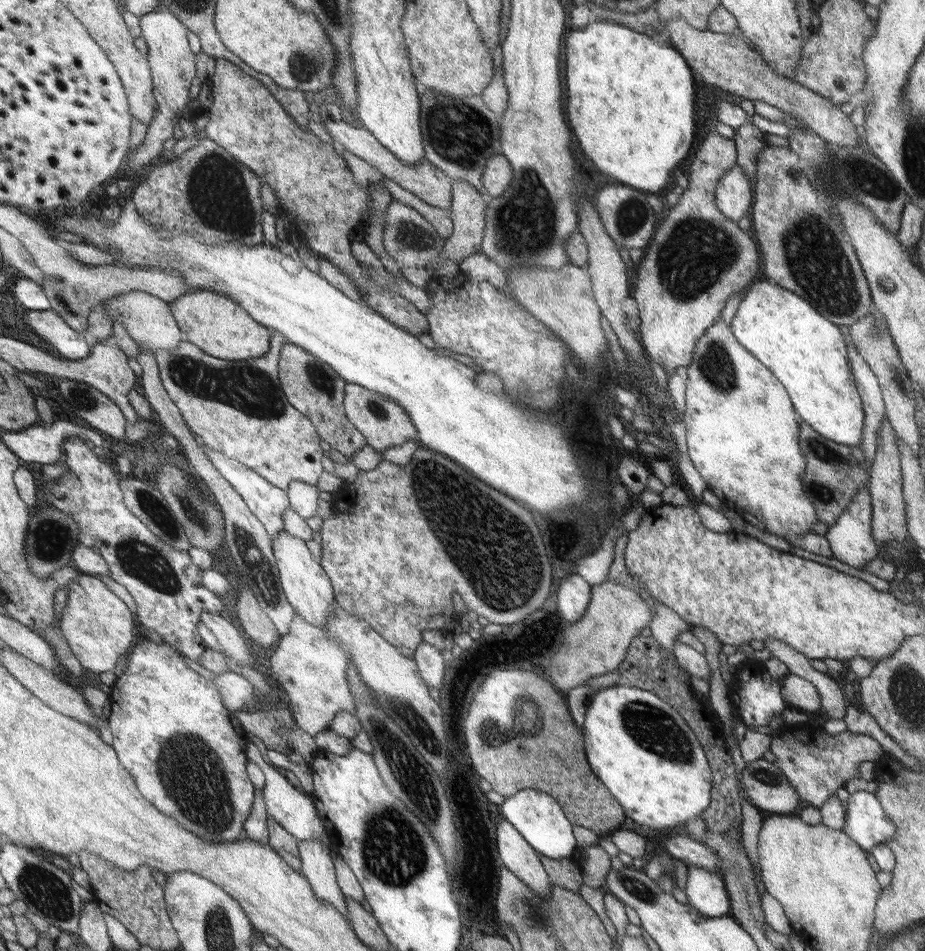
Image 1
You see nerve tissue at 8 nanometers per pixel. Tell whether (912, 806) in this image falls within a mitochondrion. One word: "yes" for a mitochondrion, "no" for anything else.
no

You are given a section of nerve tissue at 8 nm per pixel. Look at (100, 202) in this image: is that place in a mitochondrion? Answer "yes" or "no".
no

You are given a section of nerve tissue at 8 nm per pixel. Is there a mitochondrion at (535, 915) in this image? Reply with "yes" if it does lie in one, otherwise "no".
yes

